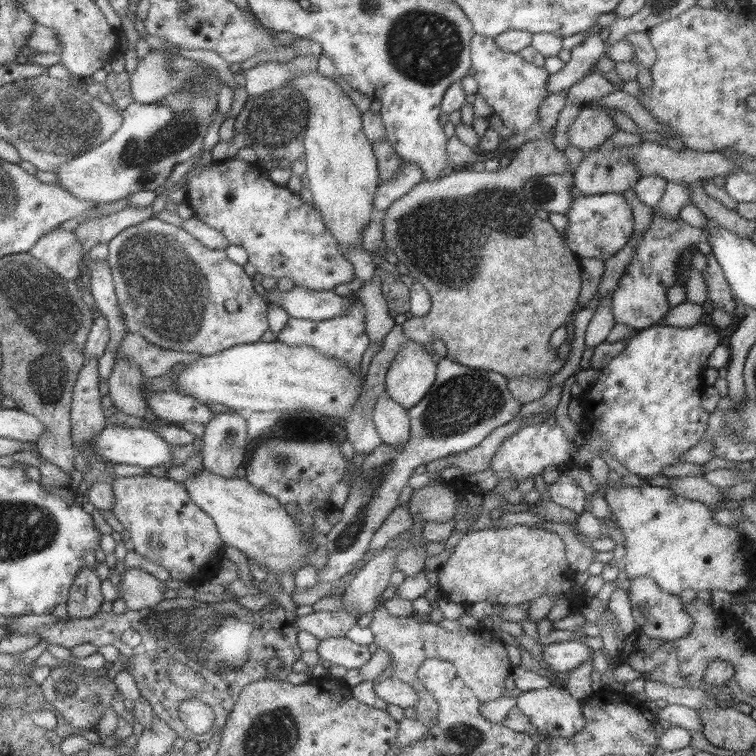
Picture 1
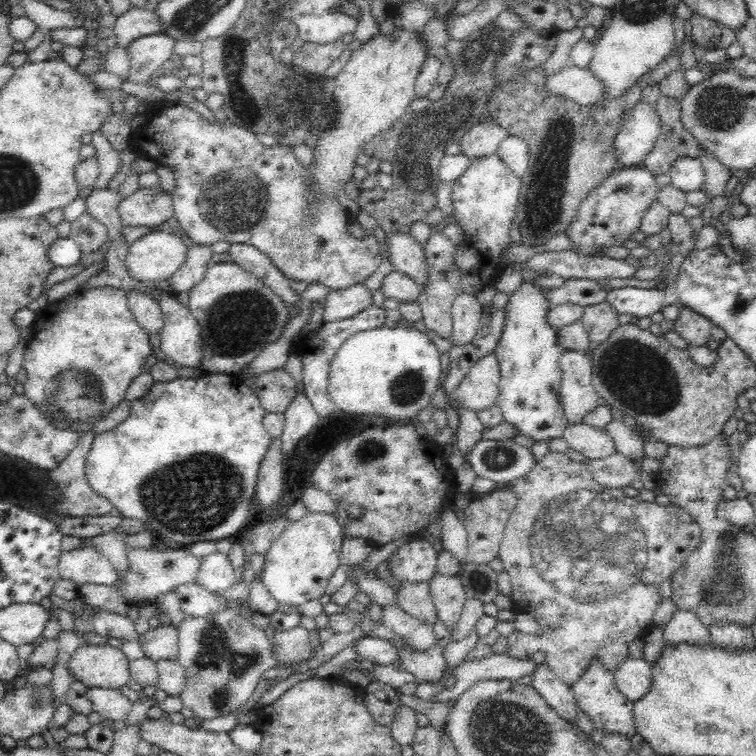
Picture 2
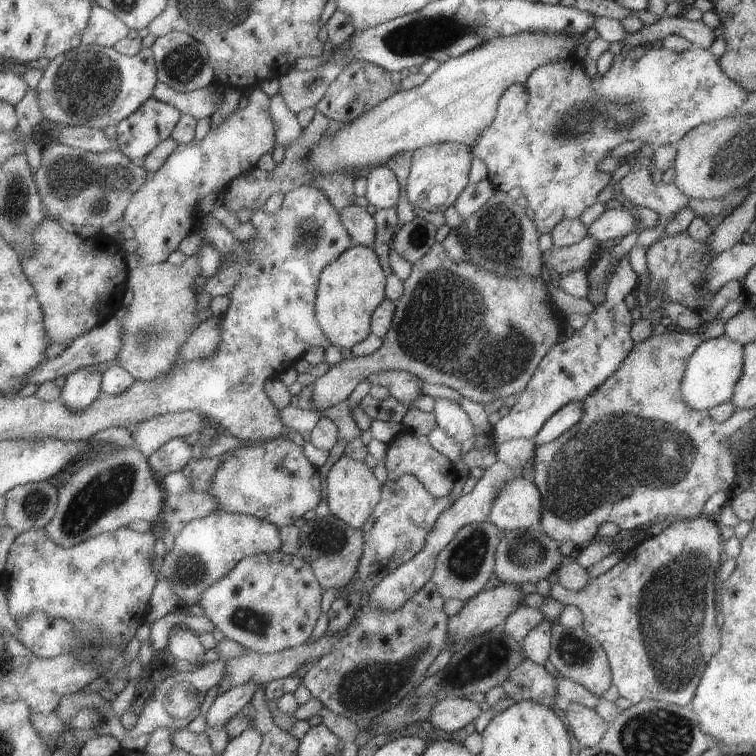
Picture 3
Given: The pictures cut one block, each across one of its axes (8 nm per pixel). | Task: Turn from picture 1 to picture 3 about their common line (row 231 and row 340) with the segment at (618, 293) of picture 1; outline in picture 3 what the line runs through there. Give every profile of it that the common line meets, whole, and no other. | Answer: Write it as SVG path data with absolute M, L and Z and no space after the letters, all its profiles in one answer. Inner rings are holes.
M716 318L712 322L705 322L698 331L680 331L678 328L670 327L663 333L654 332L648 340L635 343L630 354L622 360L622 364L618 367L618 370L616 370L612 376L606 378L594 392L591 392L583 400L584 404L582 404L582 408L584 408L584 412L582 412L582 418L578 420L578 424L571 426L551 443L537 447L536 456L533 458L532 480L534 484L538 486L540 496L542 497L540 529L544 534L556 540L559 545L570 540L579 550L593 543L595 539L598 539L596 532L598 532L598 528L600 528L604 522L612 522L612 524L616 524L620 530L634 530L634 528L640 528L640 526L670 518L670 516L674 516L677 520L700 517L704 515L702 509L712 494L719 490L726 492L726 490L730 488L730 484L737 478L735 471L736 464L730 452L729 440L730 436L734 434L734 428L722 428L722 424L716 422L710 416L708 410L692 410L692 408L682 400L682 392L680 392L680 390L682 390L682 378L684 378L684 372L686 372L686 364L688 364L690 356L694 354L694 350L705 340L722 336L724 332L726 332L725 328L724 320Z

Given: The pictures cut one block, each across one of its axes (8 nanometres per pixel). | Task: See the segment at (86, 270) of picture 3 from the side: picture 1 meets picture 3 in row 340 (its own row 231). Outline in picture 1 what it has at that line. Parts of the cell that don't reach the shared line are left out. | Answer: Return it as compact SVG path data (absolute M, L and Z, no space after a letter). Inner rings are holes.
M58 227L39 238L29 253L58 276L73 281L81 276L80 262L87 260L77 236Z

